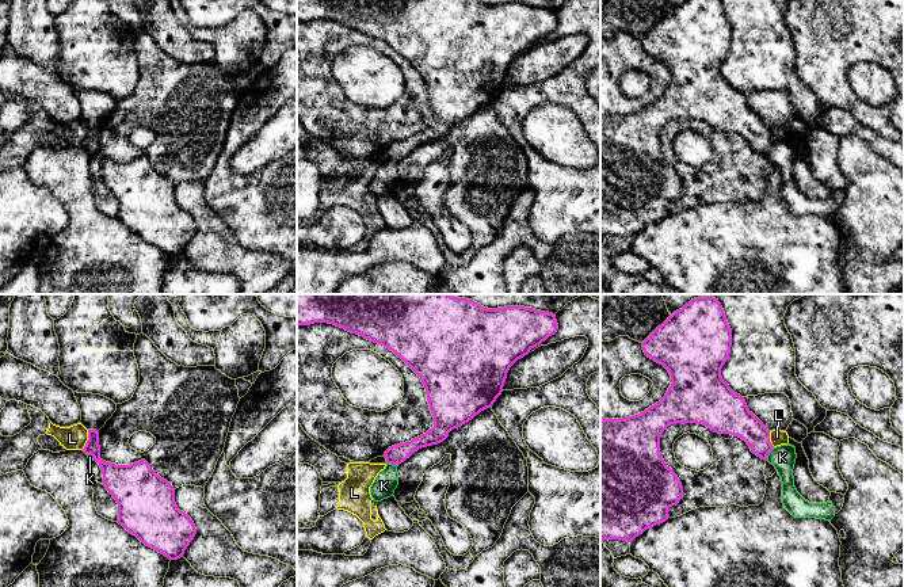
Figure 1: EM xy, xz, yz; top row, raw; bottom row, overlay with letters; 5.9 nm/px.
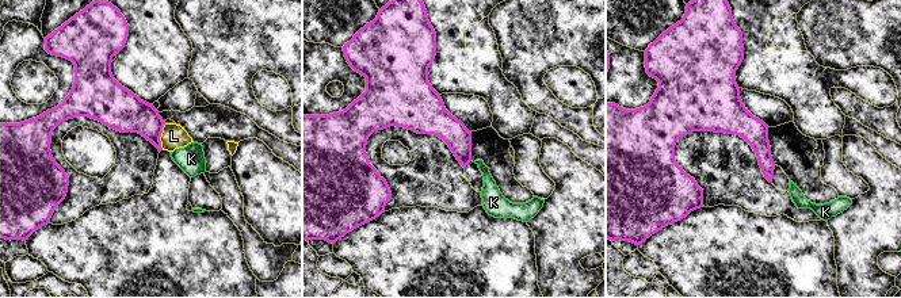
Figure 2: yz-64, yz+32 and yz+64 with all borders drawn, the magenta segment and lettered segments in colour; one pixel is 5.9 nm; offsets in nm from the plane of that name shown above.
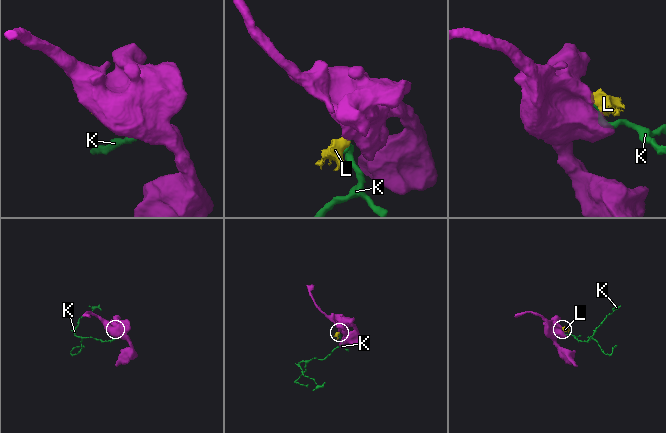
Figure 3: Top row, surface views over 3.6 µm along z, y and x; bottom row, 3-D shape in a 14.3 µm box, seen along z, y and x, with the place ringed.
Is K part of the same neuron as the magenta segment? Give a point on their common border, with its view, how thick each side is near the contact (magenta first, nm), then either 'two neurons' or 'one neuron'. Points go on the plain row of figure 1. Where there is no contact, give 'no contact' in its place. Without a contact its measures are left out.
meets magenta in yz at (769, 148); 180 nm thick on the magenta side, 150 nm on the other; two neurons

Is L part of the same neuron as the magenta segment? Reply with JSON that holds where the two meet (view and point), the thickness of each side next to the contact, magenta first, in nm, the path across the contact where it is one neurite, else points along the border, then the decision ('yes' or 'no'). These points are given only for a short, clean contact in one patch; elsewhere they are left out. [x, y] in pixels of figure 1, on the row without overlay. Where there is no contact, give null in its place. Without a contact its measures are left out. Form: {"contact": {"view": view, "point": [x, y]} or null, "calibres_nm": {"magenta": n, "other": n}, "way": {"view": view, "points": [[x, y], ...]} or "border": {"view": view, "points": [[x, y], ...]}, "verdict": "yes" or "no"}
{"contact": {"view": "xy", "point": [88, 136]}, "calibres_nm": {"magenta": 120, "other": 140}, "border": {"view": "xy", "points": [[88, 126], [88, 134], [81, 145]]}, "verdict": "no"}

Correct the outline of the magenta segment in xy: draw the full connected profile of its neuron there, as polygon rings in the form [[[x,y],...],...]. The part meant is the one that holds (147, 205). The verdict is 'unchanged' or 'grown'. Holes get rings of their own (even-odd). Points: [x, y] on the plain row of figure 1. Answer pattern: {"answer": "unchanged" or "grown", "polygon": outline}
{"answer": "unchanged", "polygon": [[[88,126],[83,145],[102,165],[103,182],[118,199],[118,220],[146,243],[178,256],[197,230],[192,216],[175,199],[173,183],[141,156],[115,161],[100,155],[99,127]]]}

